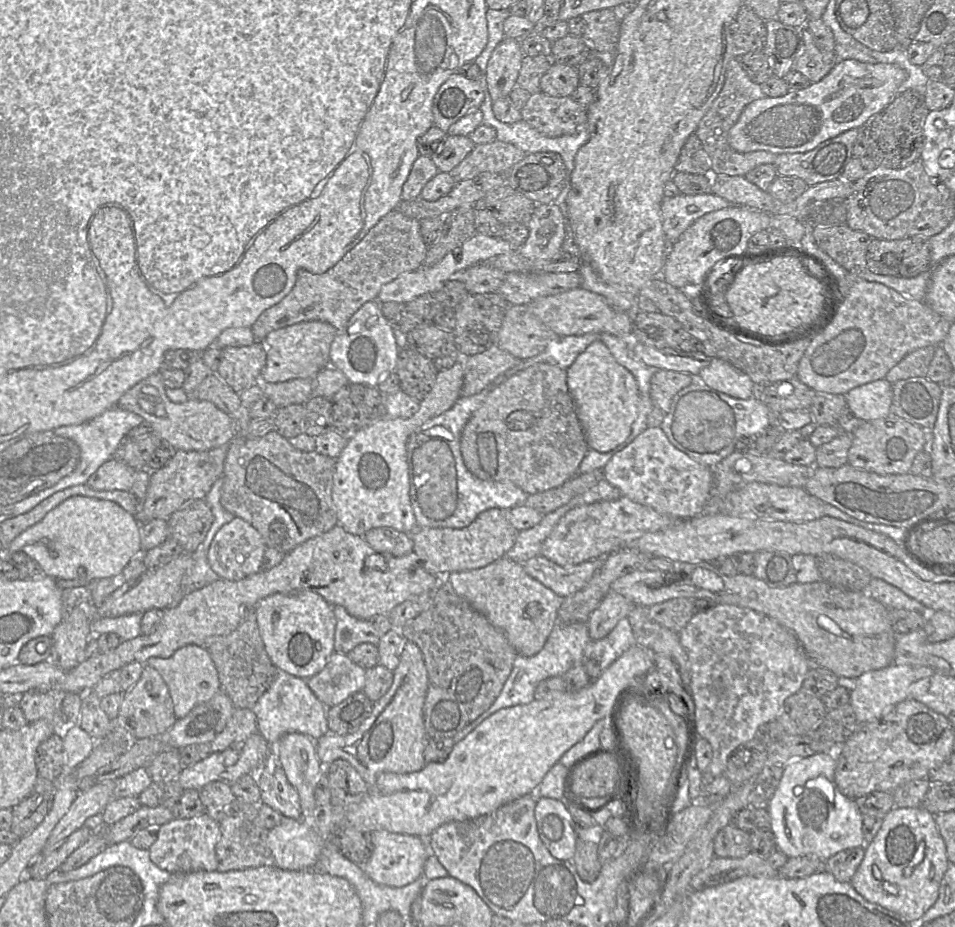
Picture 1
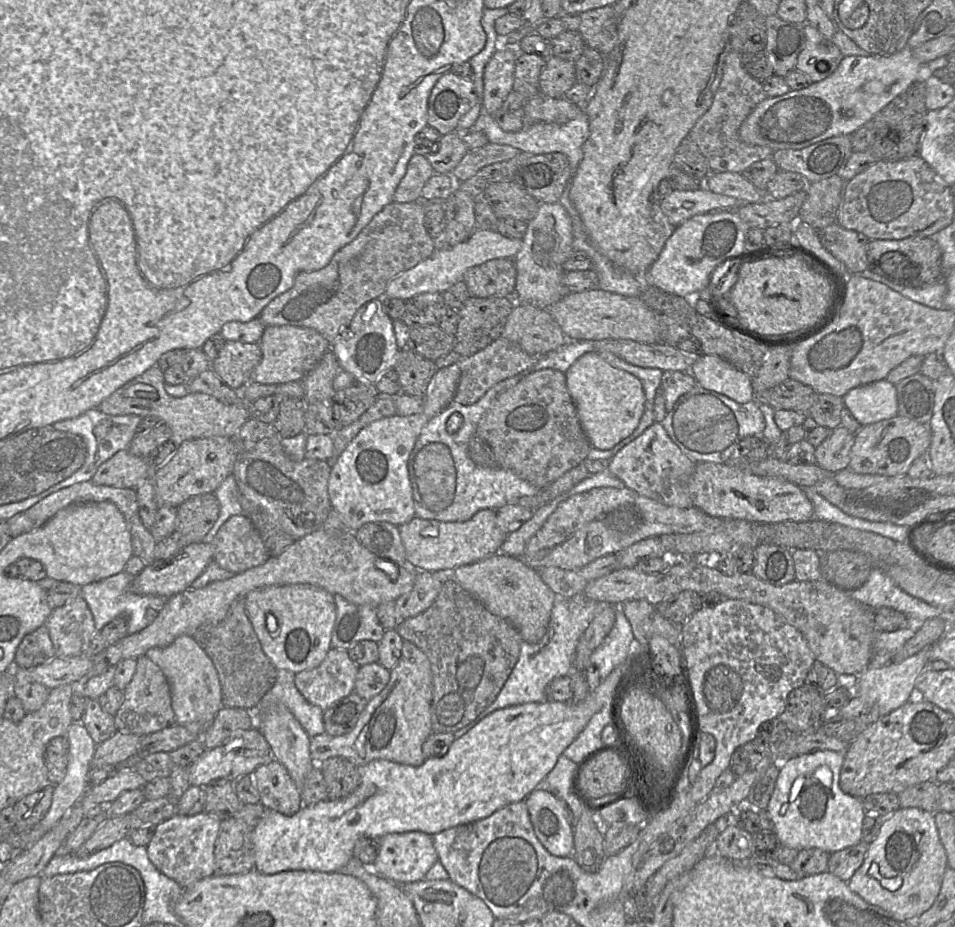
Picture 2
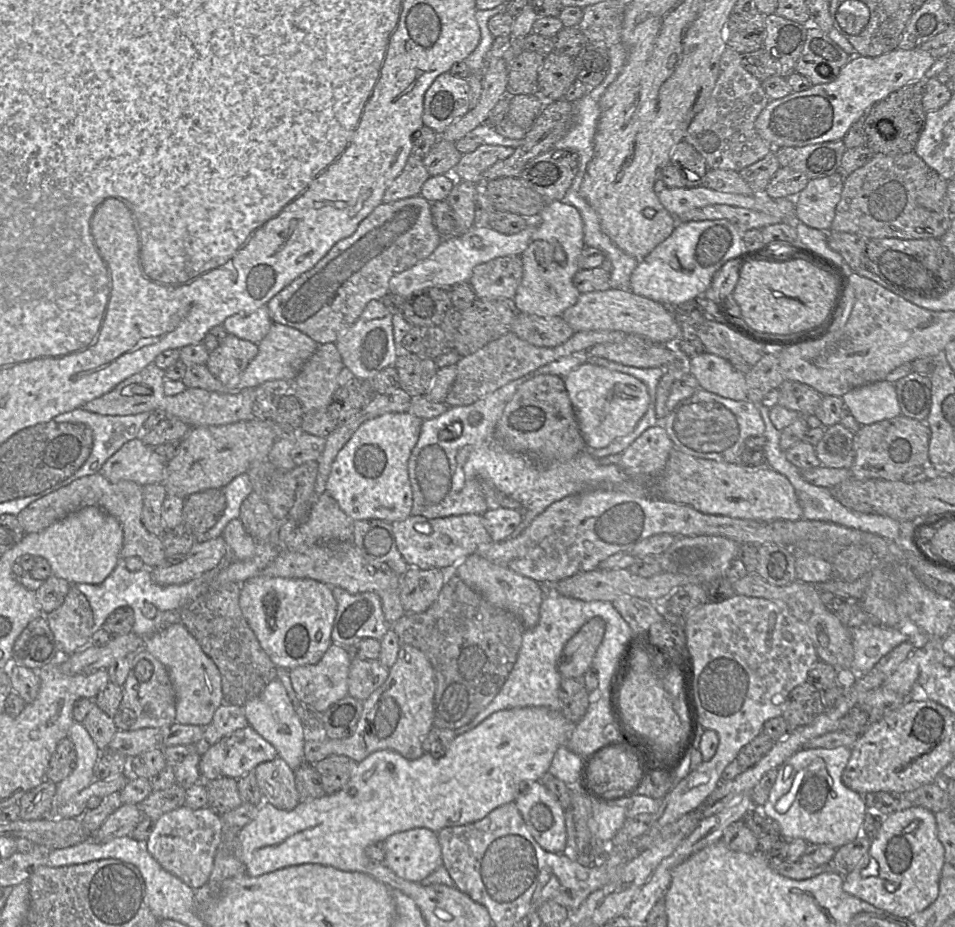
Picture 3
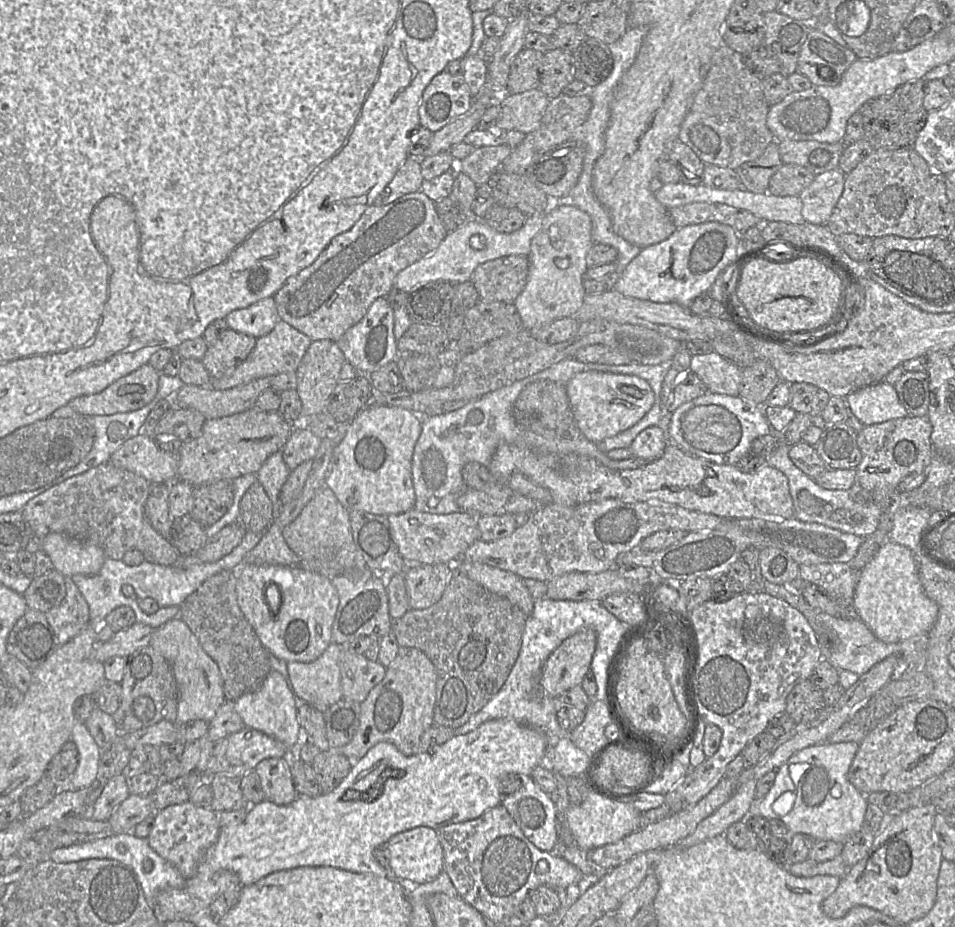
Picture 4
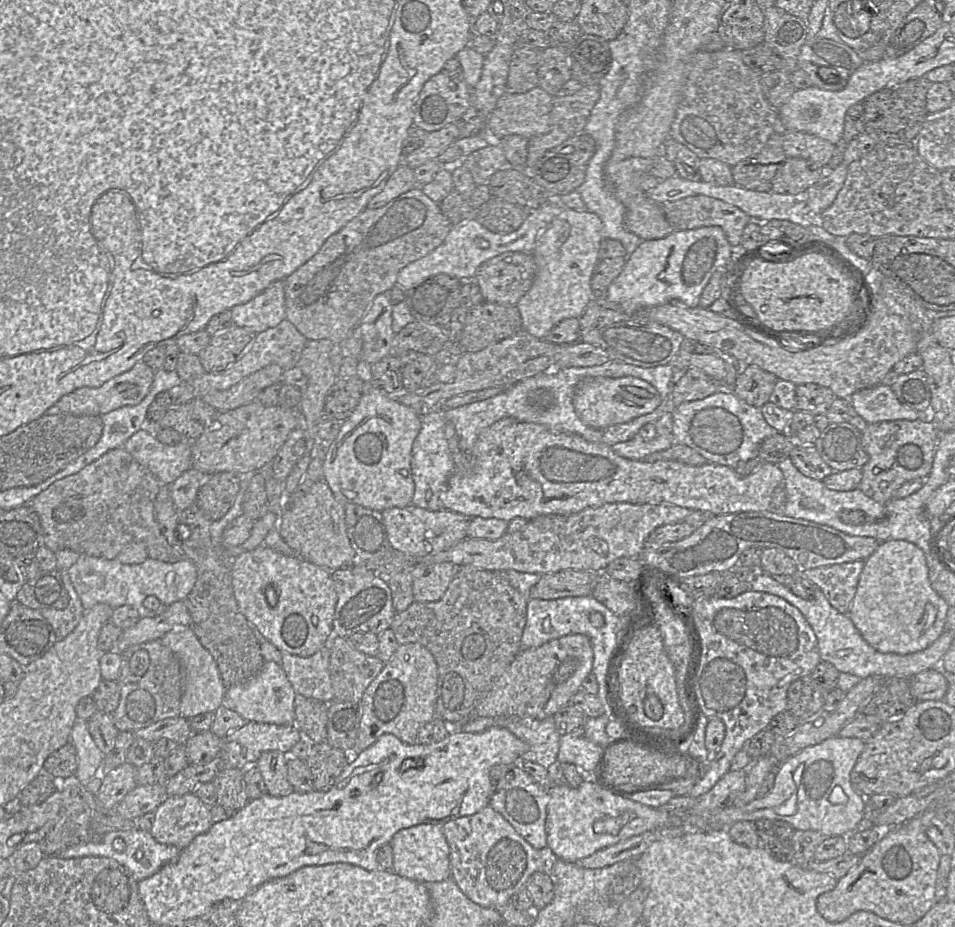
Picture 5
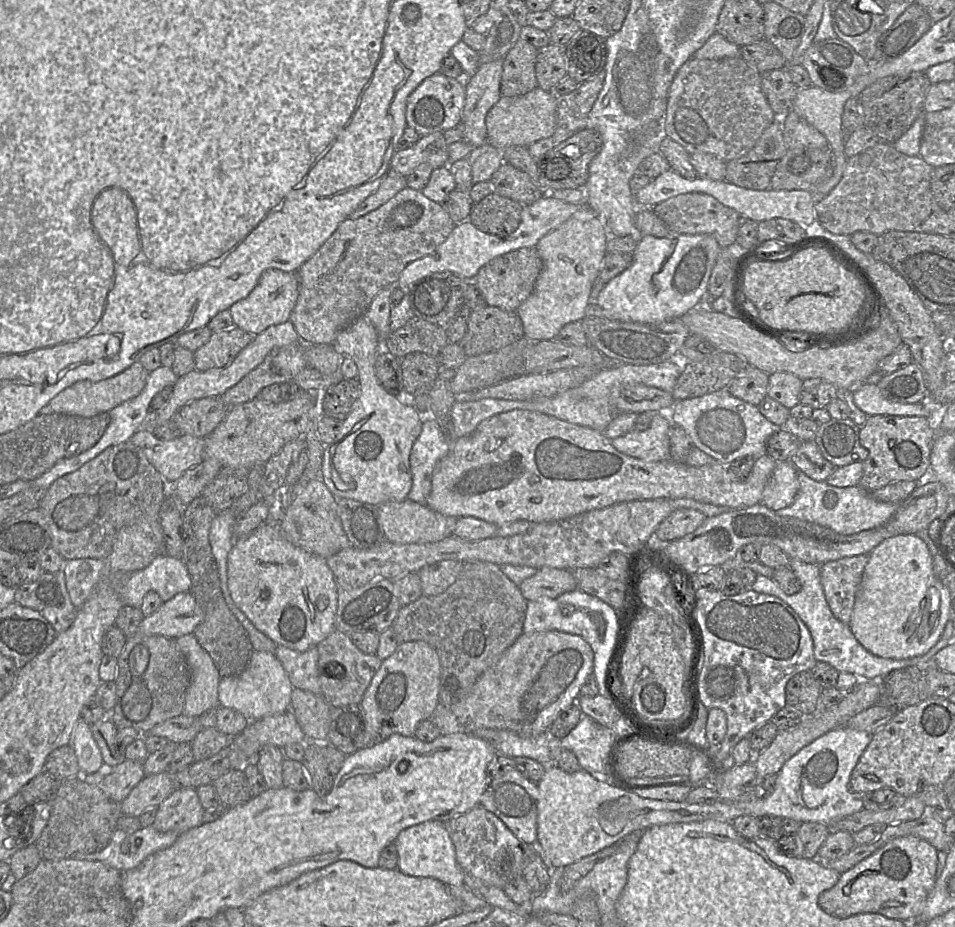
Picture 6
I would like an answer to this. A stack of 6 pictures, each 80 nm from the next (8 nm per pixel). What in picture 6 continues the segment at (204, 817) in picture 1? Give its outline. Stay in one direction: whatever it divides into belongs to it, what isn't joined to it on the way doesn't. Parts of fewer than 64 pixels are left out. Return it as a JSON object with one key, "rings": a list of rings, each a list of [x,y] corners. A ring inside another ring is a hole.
{"rings":[[[178,787],[158,806],[152,826],[161,833],[184,833],[203,824],[203,812],[197,789]]]}

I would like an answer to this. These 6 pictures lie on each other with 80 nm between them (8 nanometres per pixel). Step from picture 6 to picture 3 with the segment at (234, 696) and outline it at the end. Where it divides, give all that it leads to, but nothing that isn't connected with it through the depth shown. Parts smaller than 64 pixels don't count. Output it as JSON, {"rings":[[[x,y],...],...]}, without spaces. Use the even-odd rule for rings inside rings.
{"rings":[[[278,678],[271,681],[260,695],[249,700],[243,709],[249,726],[275,747],[278,757],[284,759],[293,770],[305,763],[305,726]]]}

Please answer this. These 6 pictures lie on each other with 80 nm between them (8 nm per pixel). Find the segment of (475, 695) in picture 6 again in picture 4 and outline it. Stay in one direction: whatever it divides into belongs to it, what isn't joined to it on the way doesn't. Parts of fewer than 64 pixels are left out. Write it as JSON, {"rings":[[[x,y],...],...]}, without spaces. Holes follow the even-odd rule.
{"rings":[[[583,628],[566,638],[549,655],[540,678],[540,684],[549,696],[558,698],[582,683],[590,670],[596,639],[592,628]]]}

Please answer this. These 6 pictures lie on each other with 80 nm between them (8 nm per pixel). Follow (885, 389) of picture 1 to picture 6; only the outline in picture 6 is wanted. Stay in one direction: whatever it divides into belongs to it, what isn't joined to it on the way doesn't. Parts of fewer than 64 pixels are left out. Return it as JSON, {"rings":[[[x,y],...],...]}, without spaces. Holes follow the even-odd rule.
{"rings":[[[862,384],[853,389],[857,407],[868,416],[923,416],[931,417],[931,407],[927,403],[901,404],[886,399],[877,385]]]}

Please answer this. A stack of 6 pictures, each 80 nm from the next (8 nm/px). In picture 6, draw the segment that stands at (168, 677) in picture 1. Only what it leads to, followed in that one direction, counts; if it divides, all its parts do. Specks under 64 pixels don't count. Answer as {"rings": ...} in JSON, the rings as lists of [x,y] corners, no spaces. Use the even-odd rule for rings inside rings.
{"rings":[[[194,633],[175,639],[191,672],[191,683],[186,692],[183,714],[199,717],[205,711],[219,706],[220,674],[209,653],[199,644]]]}

